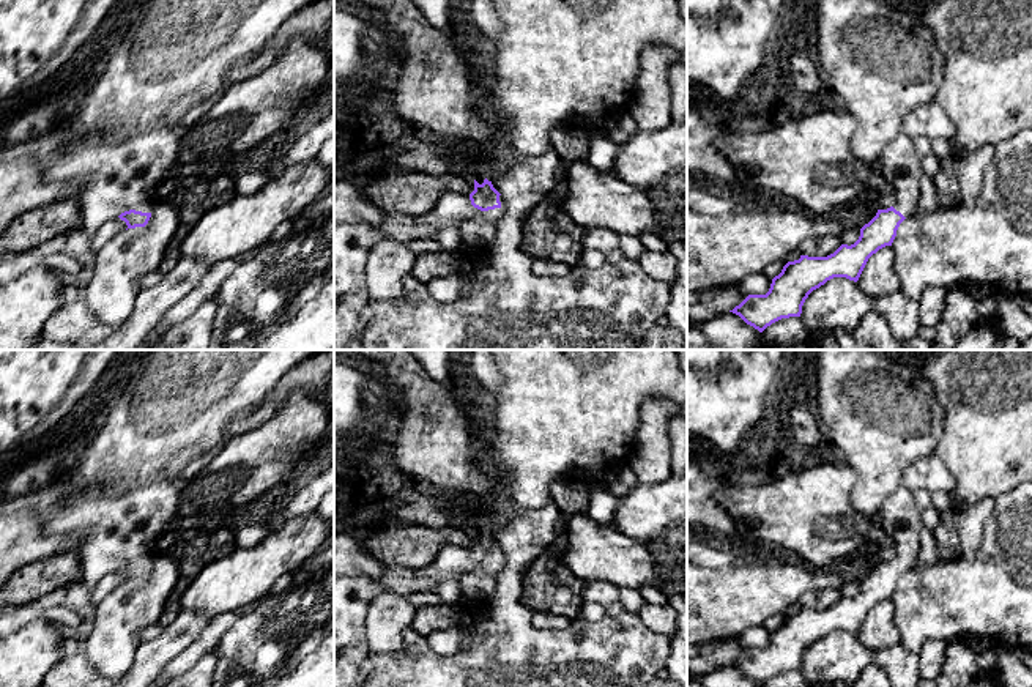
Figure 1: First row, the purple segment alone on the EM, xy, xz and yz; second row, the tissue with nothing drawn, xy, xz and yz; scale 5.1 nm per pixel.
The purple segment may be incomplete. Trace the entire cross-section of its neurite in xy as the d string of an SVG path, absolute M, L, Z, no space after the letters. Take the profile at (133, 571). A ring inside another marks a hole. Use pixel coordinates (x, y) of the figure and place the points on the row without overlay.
M172 481L77 503L47 520L44 533L74 537L61 550L77 551L80 581L91 589L115 570L128 581L145 580L161 540L178 518L183 485Z

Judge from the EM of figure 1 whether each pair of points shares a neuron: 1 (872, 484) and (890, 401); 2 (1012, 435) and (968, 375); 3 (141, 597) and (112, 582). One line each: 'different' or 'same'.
1: same
2: same
3: different

